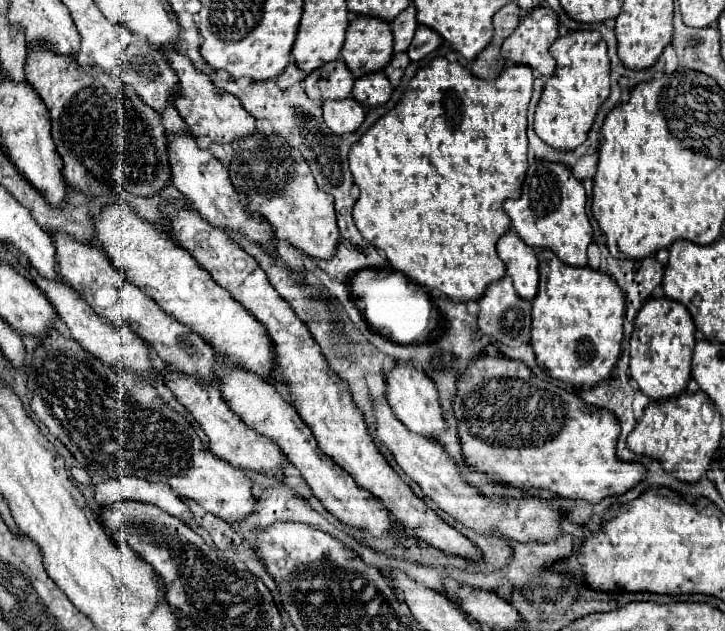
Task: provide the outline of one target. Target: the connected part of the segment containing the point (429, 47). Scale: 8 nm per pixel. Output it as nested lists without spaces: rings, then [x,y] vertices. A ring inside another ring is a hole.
[[[419,25],[415,31],[415,37],[413,37],[413,43],[407,49],[407,55],[411,61],[419,61],[419,59],[427,57],[431,51],[435,51],[441,45],[441,41],[443,39],[441,39],[441,35],[437,35],[437,31],[433,31],[425,25]]]

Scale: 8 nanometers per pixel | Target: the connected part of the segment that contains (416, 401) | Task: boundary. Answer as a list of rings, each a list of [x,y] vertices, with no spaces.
[[[397,363],[389,373],[385,373],[385,379],[389,407],[411,433],[435,441],[441,433],[447,431],[447,421],[443,417],[443,407],[439,403],[435,383],[423,375],[423,371],[417,371],[417,367],[409,367],[407,363]]]

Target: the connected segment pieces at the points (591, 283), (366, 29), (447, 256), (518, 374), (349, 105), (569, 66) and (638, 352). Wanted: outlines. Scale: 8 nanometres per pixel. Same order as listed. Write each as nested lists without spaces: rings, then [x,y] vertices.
[[[541,249],[539,291],[531,303],[531,345],[537,363],[549,369],[551,377],[579,387],[593,387],[609,377],[621,353],[625,317],[625,295],[609,275],[561,263],[553,251]]]
[[[357,15],[345,35],[341,59],[355,77],[381,71],[393,57],[393,35],[385,19]]]
[[[435,57],[427,67],[421,67],[415,73],[415,77],[409,81],[409,87],[405,89],[397,105],[387,115],[383,115],[375,125],[371,125],[369,131],[357,143],[353,143],[349,151],[349,169],[351,169],[353,181],[359,185],[359,191],[361,191],[353,207],[353,221],[359,233],[363,235],[363,239],[373,243],[381,251],[385,251],[391,267],[397,269],[399,273],[405,273],[417,285],[423,285],[429,289],[437,287],[455,301],[477,301],[485,293],[489,283],[503,279],[505,263],[497,257],[495,243],[511,227],[511,219],[503,211],[503,201],[519,197],[521,183],[527,171],[525,129],[527,129],[527,105],[531,99],[531,87],[533,87],[533,69],[529,65],[511,65],[511,67],[505,67],[501,75],[495,79],[479,79],[471,75],[461,63],[451,63],[445,57]]]
[[[479,355],[477,361],[469,363],[467,371],[457,383],[453,409],[459,421],[459,437],[465,461],[479,471],[493,475],[495,481],[503,481],[521,489],[549,489],[559,497],[573,501],[581,499],[595,505],[605,497],[623,495],[641,483],[647,475],[643,463],[621,461],[617,457],[617,439],[621,425],[611,411],[593,407],[573,393],[539,379],[523,361]]]
[[[353,97],[347,99],[327,99],[323,103],[323,119],[327,127],[337,133],[353,133],[365,119],[365,107]]]
[[[571,31],[555,39],[551,45],[551,57],[557,67],[547,79],[535,107],[535,131],[551,147],[573,149],[587,139],[601,103],[609,97],[607,43],[599,31]]]
[[[659,297],[647,299],[635,317],[631,345],[631,377],[649,399],[665,399],[685,391],[691,377],[691,355],[695,345],[695,323],[685,305]]]

